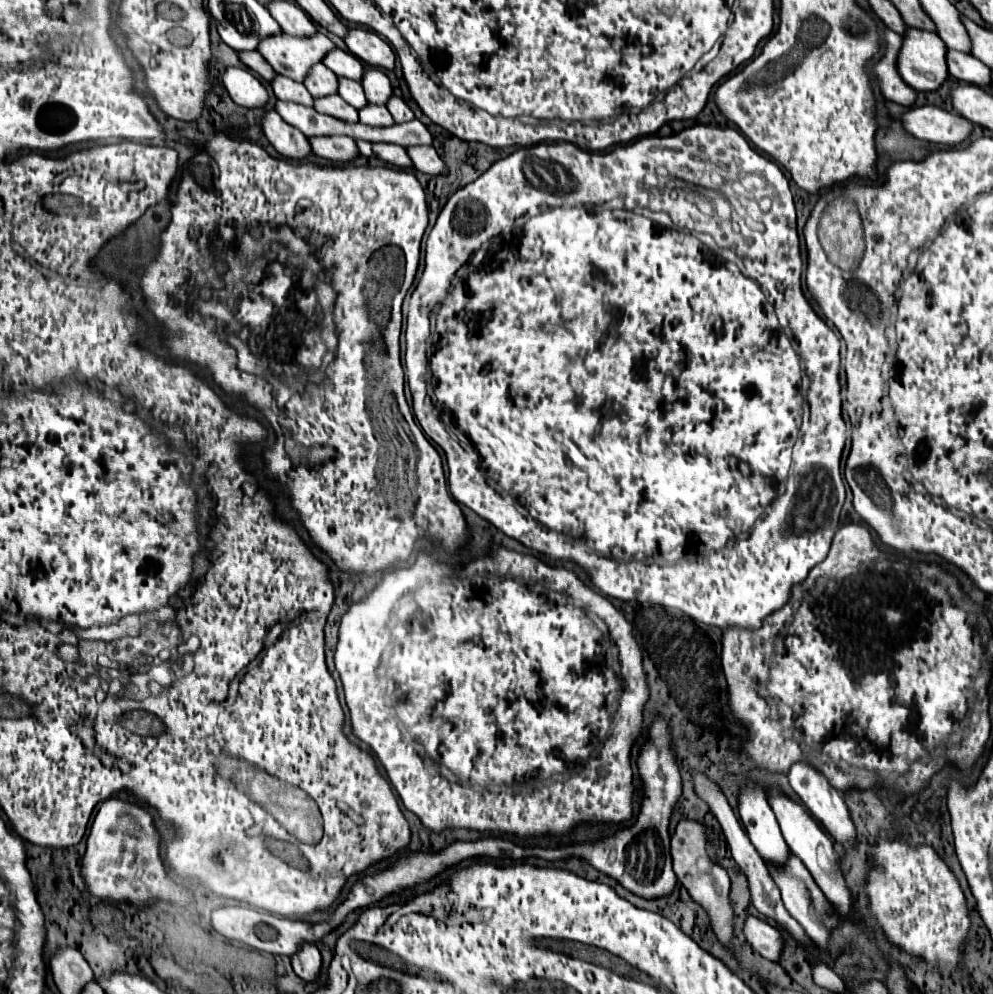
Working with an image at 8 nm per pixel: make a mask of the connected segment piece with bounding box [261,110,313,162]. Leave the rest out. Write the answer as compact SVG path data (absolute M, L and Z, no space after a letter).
M267 110L261 122L267 140L283 158L291 162L301 162L311 156L313 150L309 140L299 130L293 130L293 126L289 126L287 122L281 122L281 116L275 110Z

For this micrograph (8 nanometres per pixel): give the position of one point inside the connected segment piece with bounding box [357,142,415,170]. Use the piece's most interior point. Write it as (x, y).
(396, 156)

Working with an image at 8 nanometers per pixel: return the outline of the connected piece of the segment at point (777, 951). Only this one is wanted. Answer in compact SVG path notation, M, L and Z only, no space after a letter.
M747 916L745 918L745 936L747 936L747 942L753 946L753 950L759 952L763 958L767 958L771 962L781 960L785 942L777 928L769 926L765 920Z

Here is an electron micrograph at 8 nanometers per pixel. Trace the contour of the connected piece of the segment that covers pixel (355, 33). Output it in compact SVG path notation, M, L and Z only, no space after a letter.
M353 28L349 32L349 38L345 38L345 44L353 56L357 56L361 62L365 62L371 68L379 68L379 70L395 68L395 54L391 46L369 30Z

